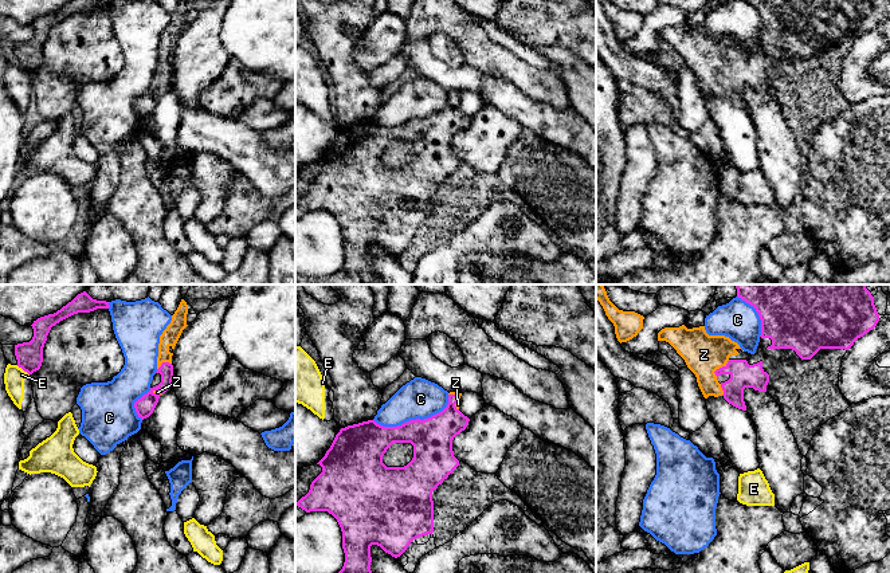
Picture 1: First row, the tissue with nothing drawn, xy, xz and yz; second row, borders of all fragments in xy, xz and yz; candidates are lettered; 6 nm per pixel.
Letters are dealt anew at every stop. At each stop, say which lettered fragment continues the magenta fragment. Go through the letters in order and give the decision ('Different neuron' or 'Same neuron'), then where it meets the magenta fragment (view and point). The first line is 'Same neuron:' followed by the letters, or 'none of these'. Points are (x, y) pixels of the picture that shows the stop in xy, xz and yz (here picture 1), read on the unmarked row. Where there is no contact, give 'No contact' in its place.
Same neuron: Z
C: Different neuron. Touches magenta at xz (416, 118)
E: Different neuron. Touches magenta at xy (23, 69)
Z: Same neuron. Touches magenta at yz (717, 69)

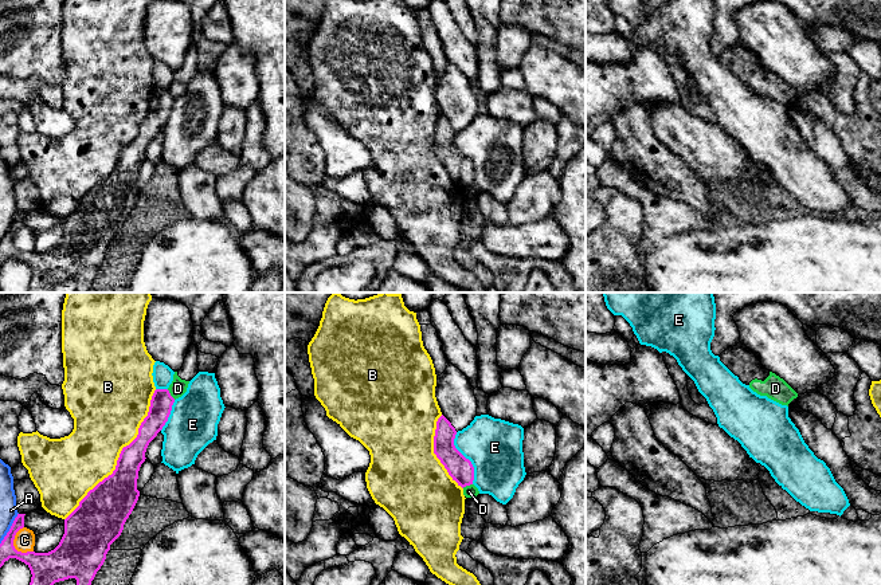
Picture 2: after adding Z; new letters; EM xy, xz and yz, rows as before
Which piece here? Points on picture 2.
Same neuron: none of these
A: Different neuron. Touches magenta at xy (10, 228)
B: Different neuron. Touches magenta at xy (120, 156)
C: Different neuron. Touches magenta at xy (14, 246)
D: Different neuron. Touches magenta at xy (169, 94)
E: Different neuron. Touches magenta at xz (465, 157)

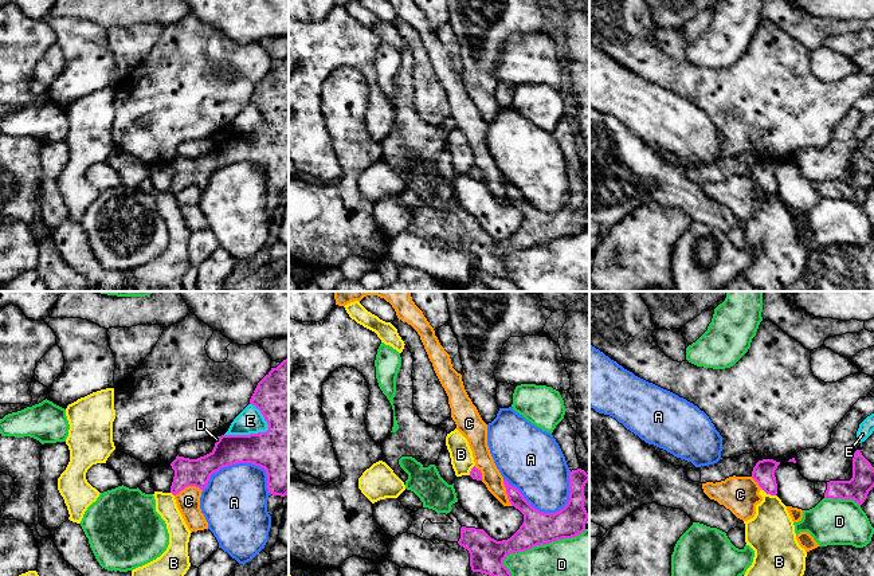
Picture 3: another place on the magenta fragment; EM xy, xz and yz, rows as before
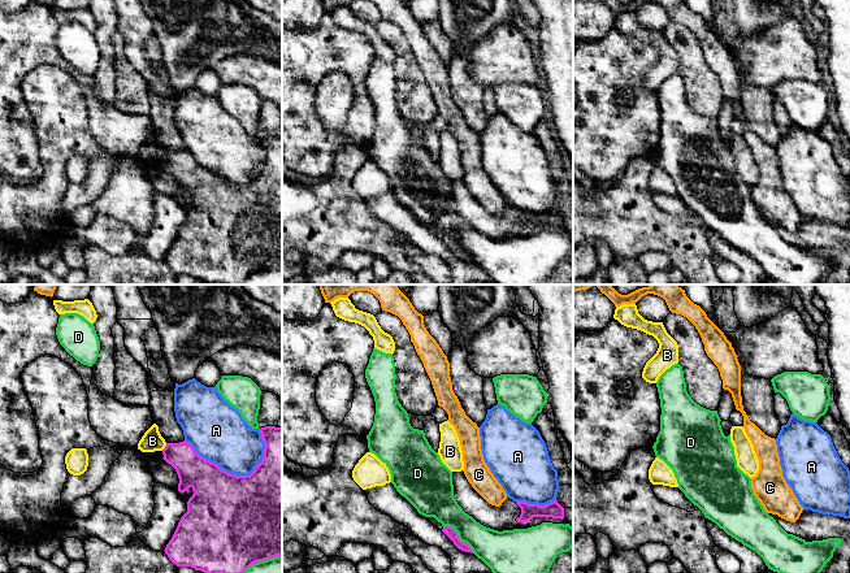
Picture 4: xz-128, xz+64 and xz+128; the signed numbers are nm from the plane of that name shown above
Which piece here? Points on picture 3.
Same neuron: none of these
A: Different neuron. Touches magenta at xz (536, 208)
B: Different neuron. Touches magenta at yz (769, 192)
C: Different neuron. Touches magenta at xy (188, 184)
D: Different neuron. Touches magenta at xz (535, 245)
E: Different neuron. Touches magenta at xy (247, 134)

